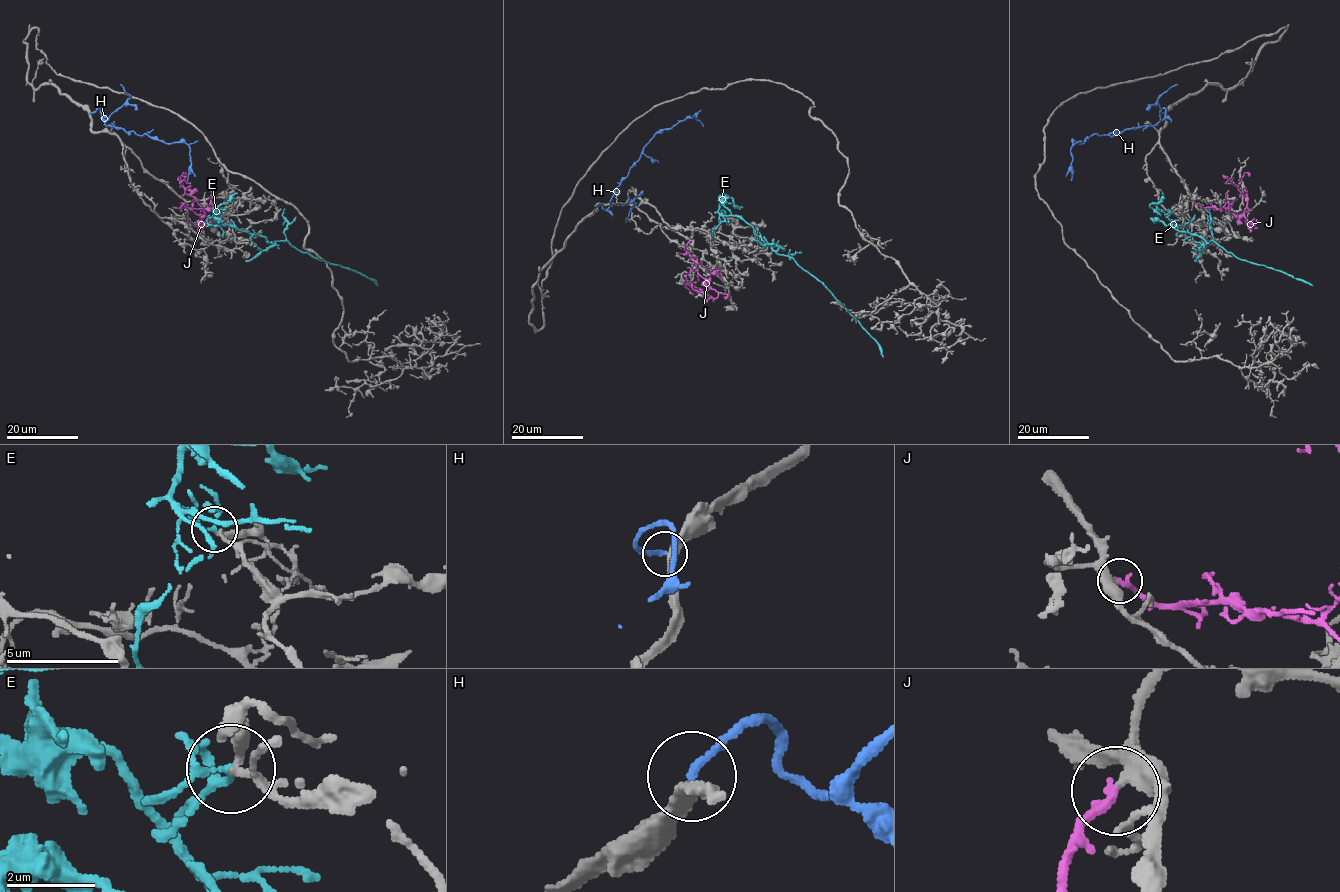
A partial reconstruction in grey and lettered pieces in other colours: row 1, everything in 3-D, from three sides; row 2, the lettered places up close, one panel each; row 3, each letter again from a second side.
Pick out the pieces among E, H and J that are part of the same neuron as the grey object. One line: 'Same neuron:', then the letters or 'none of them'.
Same neuron: J

